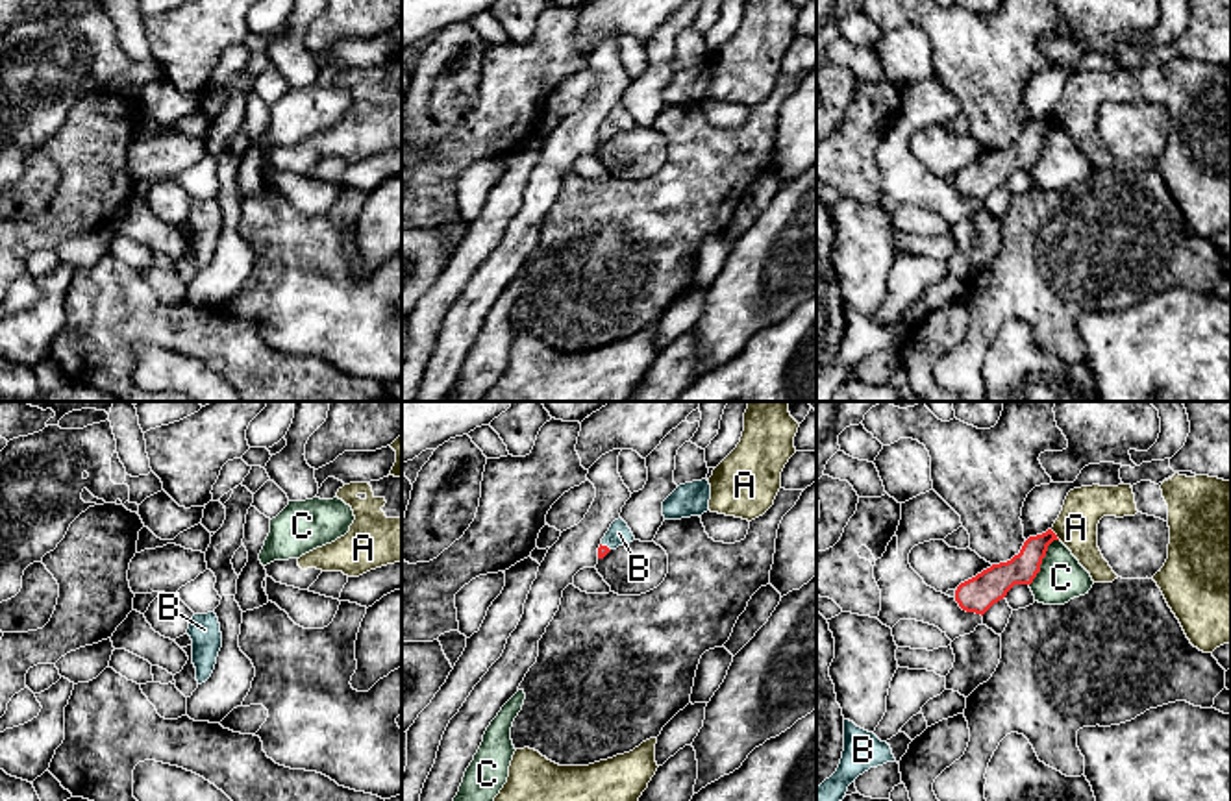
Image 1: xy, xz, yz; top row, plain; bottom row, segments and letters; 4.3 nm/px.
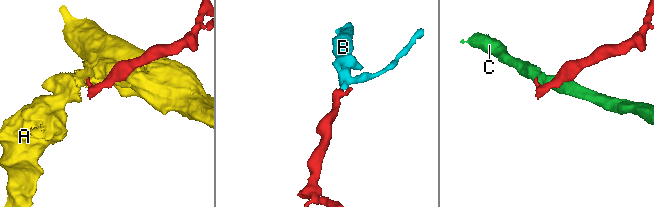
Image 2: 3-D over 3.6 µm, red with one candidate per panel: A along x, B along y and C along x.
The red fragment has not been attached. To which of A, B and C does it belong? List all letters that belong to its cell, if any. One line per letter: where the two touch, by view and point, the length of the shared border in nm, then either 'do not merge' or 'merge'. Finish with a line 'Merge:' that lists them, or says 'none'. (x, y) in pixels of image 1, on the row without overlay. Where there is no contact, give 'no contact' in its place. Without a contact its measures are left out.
A: yz (1056, 121) | 60 nm | do not merge
B: xz (606, 132) | 50 nm | merge
C: yz (1041, 147) | 240 nm | do not merge
Merge: B

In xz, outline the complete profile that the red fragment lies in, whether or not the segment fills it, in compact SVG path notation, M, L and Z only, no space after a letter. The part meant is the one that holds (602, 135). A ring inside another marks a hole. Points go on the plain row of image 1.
M622 104L615 105L602 124L602 129L598 133L598 144L603 144L611 135L616 135L618 131L629 129L633 126L635 122L628 109Z

